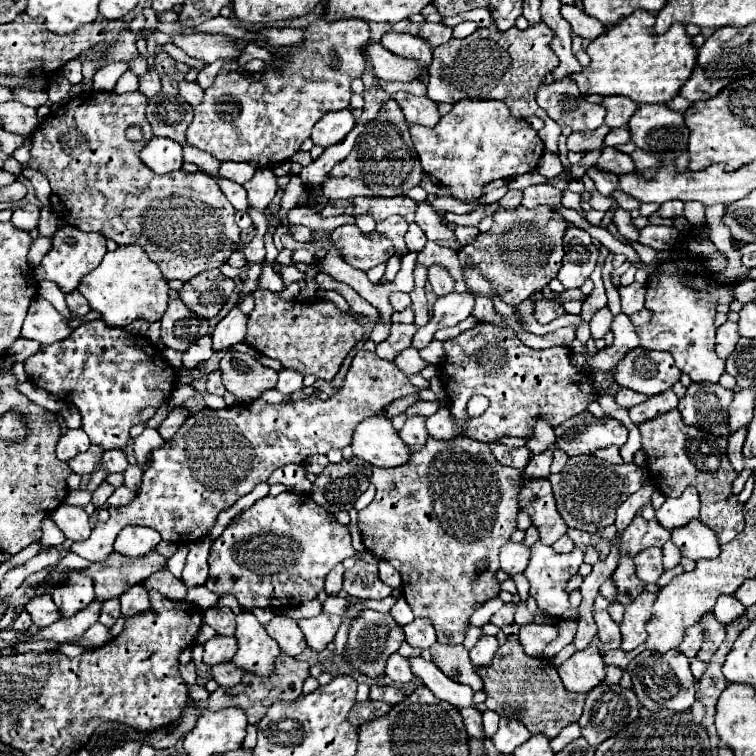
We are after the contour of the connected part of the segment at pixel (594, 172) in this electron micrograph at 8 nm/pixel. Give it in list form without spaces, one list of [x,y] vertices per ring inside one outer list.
[[[590,167],[586,171],[594,183],[596,183],[596,189],[604,195],[604,197],[610,197],[614,189],[618,189],[618,175],[612,175],[612,173],[606,173],[606,171],[600,171],[596,167]]]

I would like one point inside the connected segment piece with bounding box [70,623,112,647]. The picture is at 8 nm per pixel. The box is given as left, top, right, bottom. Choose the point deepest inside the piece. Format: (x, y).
(98, 635)

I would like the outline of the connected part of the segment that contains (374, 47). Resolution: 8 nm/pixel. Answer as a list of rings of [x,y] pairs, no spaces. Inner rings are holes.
[[[370,43],[366,47],[366,55],[374,73],[382,81],[414,81],[416,69],[420,69],[420,61],[412,61],[408,57],[396,57],[396,53],[388,53],[380,43]]]

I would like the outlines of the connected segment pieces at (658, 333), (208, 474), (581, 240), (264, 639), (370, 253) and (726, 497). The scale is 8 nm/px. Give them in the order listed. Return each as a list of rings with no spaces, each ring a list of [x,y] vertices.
[[[670,257],[666,265],[658,267],[646,281],[646,307],[654,313],[650,323],[638,327],[640,347],[644,349],[660,349],[672,353],[680,371],[688,373],[692,381],[710,381],[718,383],[720,375],[724,373],[724,359],[714,353],[714,315],[718,303],[732,303],[734,295],[722,287],[712,293],[698,293],[684,285],[680,275],[686,271],[694,271],[690,259]]]
[[[360,349],[356,353],[356,357],[352,359],[352,365],[346,373],[342,387],[326,401],[320,401],[316,395],[310,395],[308,399],[294,401],[294,403],[270,405],[270,403],[264,403],[262,399],[256,399],[256,401],[238,403],[238,405],[232,405],[232,407],[226,407],[220,411],[200,409],[198,413],[190,415],[188,421],[184,421],[184,425],[178,429],[176,437],[172,437],[170,441],[166,441],[160,449],[156,449],[152,453],[150,467],[148,467],[148,471],[144,471],[142,485],[140,485],[136,497],[128,505],[108,507],[110,519],[106,523],[96,523],[92,529],[92,535],[86,541],[74,543],[70,547],[70,551],[88,559],[88,561],[102,561],[106,555],[112,553],[116,535],[128,525],[152,527],[162,535],[164,541],[172,541],[172,543],[176,543],[176,537],[184,543],[198,541],[200,537],[206,537],[212,531],[220,511],[232,507],[240,497],[250,493],[258,483],[266,483],[274,469],[278,469],[286,463],[302,463],[306,457],[310,457],[314,453],[326,455],[330,449],[344,449],[346,445],[350,445],[354,427],[360,421],[364,421],[366,417],[372,417],[372,415],[380,415],[382,409],[390,401],[410,395],[414,391],[418,391],[418,387],[414,387],[408,381],[408,377],[396,367],[394,361],[380,359],[376,353]]]
[[[568,227],[564,233],[564,263],[558,271],[558,279],[566,289],[580,287],[594,271],[598,249],[592,245],[588,231]]]
[[[250,611],[236,615],[234,637],[238,641],[238,651],[232,661],[238,667],[260,675],[268,675],[274,669],[274,657],[280,655],[280,647]]]
[[[342,225],[334,229],[330,239],[338,249],[346,249],[348,263],[362,271],[368,271],[370,267],[386,263],[394,253],[386,237],[382,237],[376,231],[366,235],[356,225]]]
[[[678,409],[654,417],[654,421],[644,421],[638,425],[642,435],[642,451],[646,453],[648,479],[666,497],[680,497],[680,493],[692,485],[700,493],[700,521],[708,525],[720,543],[730,543],[744,529],[744,503],[738,497],[730,497],[730,485],[736,479],[726,455],[726,437],[712,437],[696,429],[696,425],[684,425]]]

